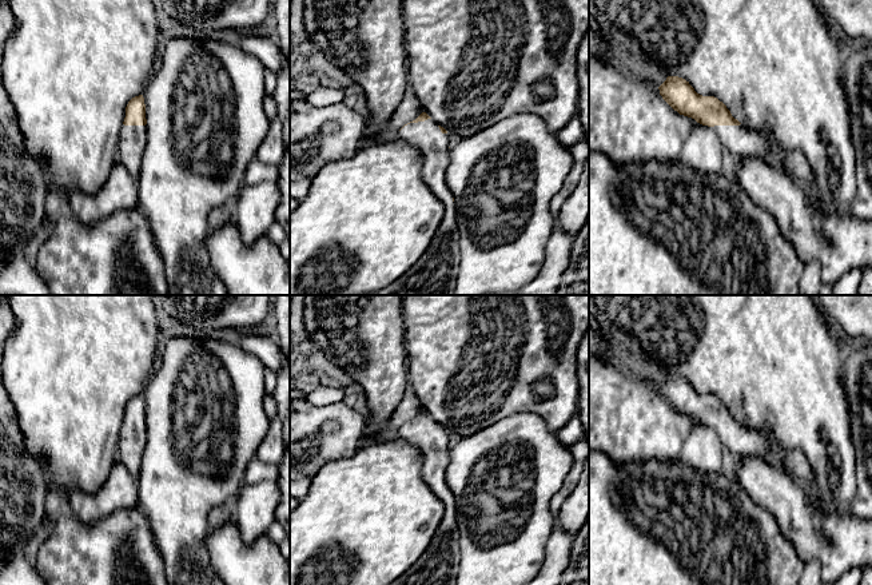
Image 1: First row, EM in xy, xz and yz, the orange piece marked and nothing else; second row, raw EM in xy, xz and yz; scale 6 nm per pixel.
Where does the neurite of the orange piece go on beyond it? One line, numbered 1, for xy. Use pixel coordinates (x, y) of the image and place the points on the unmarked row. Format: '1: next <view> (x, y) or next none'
1: next xy (132, 438)

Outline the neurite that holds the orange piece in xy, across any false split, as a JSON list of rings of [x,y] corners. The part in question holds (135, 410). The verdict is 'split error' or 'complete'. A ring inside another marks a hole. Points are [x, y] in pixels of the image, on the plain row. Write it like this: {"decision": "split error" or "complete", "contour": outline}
{"decision": "split error", "contour": [[[143,394],[132,397],[126,406],[126,417],[118,442],[118,459],[138,477],[147,443],[147,418]]]}

